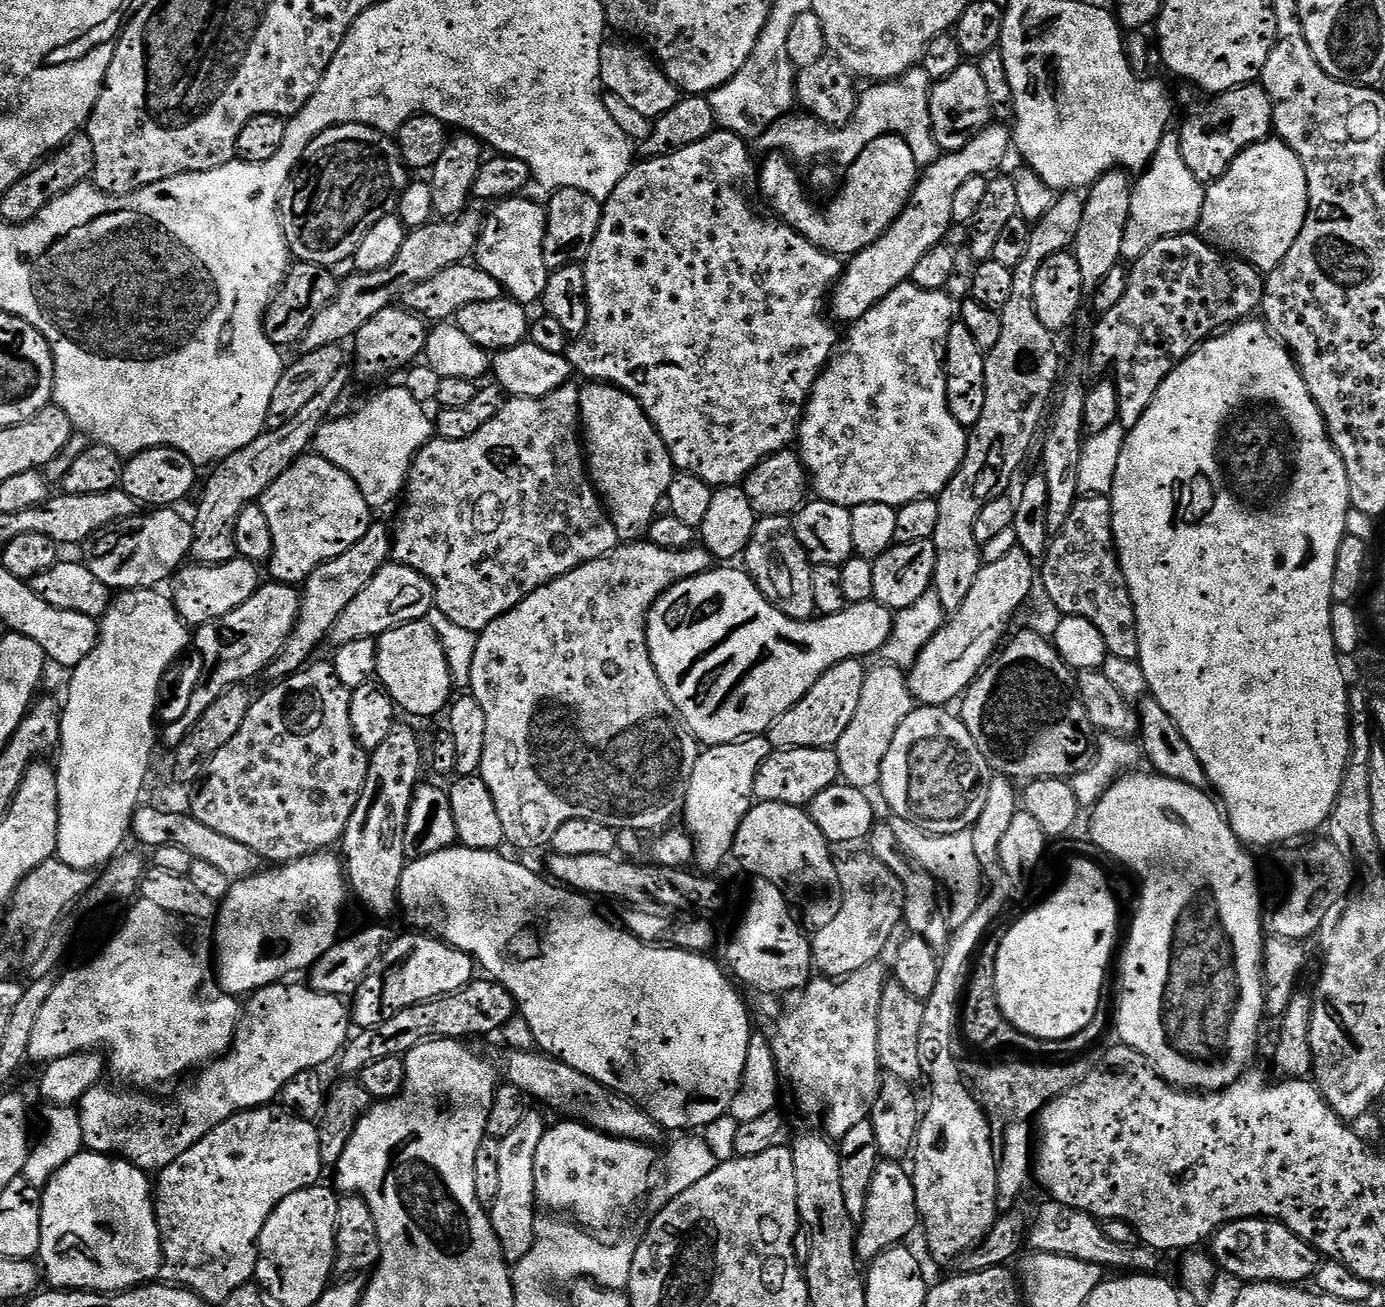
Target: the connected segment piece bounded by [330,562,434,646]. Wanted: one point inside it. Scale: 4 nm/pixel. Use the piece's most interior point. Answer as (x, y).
(397, 595)

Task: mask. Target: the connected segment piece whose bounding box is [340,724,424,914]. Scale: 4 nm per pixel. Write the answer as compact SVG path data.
M403 724L392 729L382 744L369 755L368 774L358 805L354 808L340 843L345 879L362 907L382 914L395 903L404 873L405 830L409 806L424 764L417 736Z

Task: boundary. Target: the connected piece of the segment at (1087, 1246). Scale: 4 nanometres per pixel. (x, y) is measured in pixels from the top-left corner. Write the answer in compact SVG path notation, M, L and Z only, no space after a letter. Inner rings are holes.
M1048 1202L1048 1205L1040 1212L1040 1221L1032 1228L1032 1233L1027 1233L1026 1240L1033 1244L1036 1252L1046 1254L1058 1254L1066 1258L1078 1258L1082 1262L1099 1264L1105 1270L1111 1268L1126 1268L1132 1274L1152 1274L1157 1271L1161 1257L1153 1249L1147 1246L1127 1248L1118 1246L1118 1242L1110 1242L1106 1238L1103 1227L1096 1217L1088 1212L1077 1212L1076 1209L1066 1204Z

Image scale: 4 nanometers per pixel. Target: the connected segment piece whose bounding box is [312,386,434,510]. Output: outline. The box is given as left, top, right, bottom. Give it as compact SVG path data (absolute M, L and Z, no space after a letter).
M402 386L388 388L373 398L372 402L366 405L355 417L329 419L327 423L319 428L318 434L313 440L313 451L332 464L336 464L362 490L362 498L374 510L384 508L392 499L403 493L408 483L408 472L412 469L412 461L420 455L425 444L434 436L434 420L431 415L427 416L425 405L419 404L411 395L410 390Z

